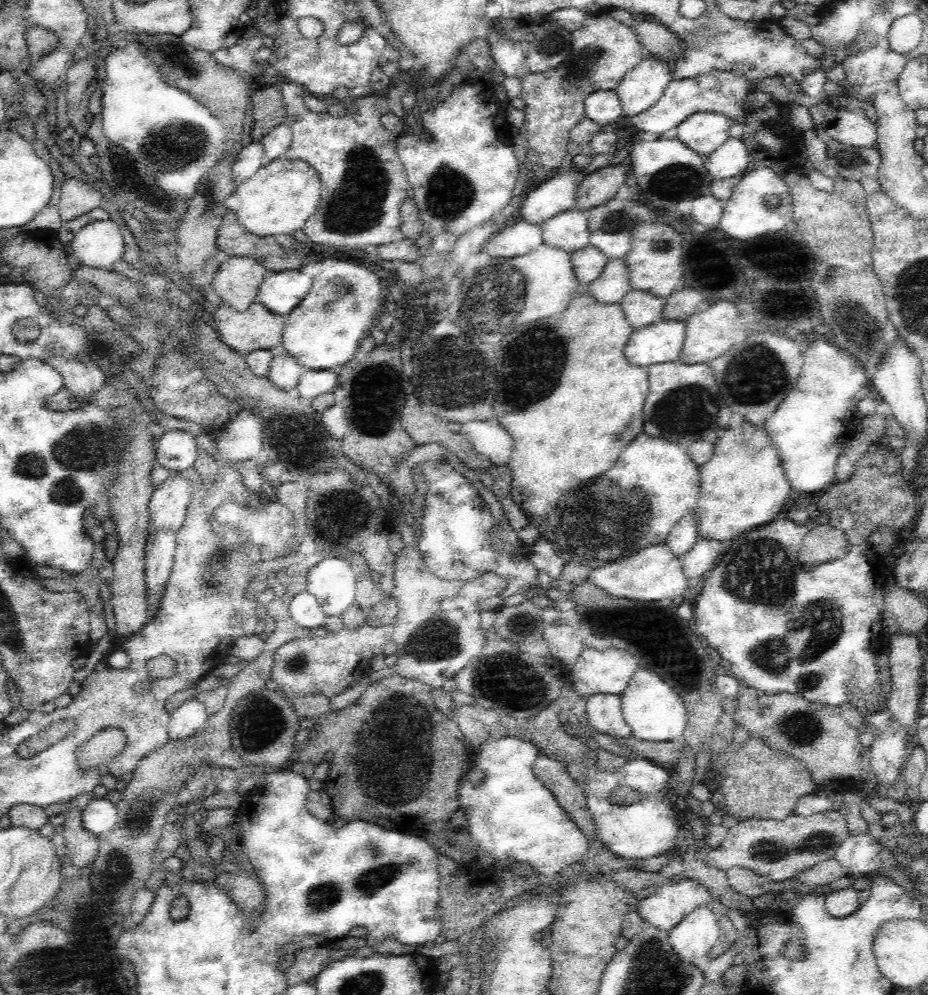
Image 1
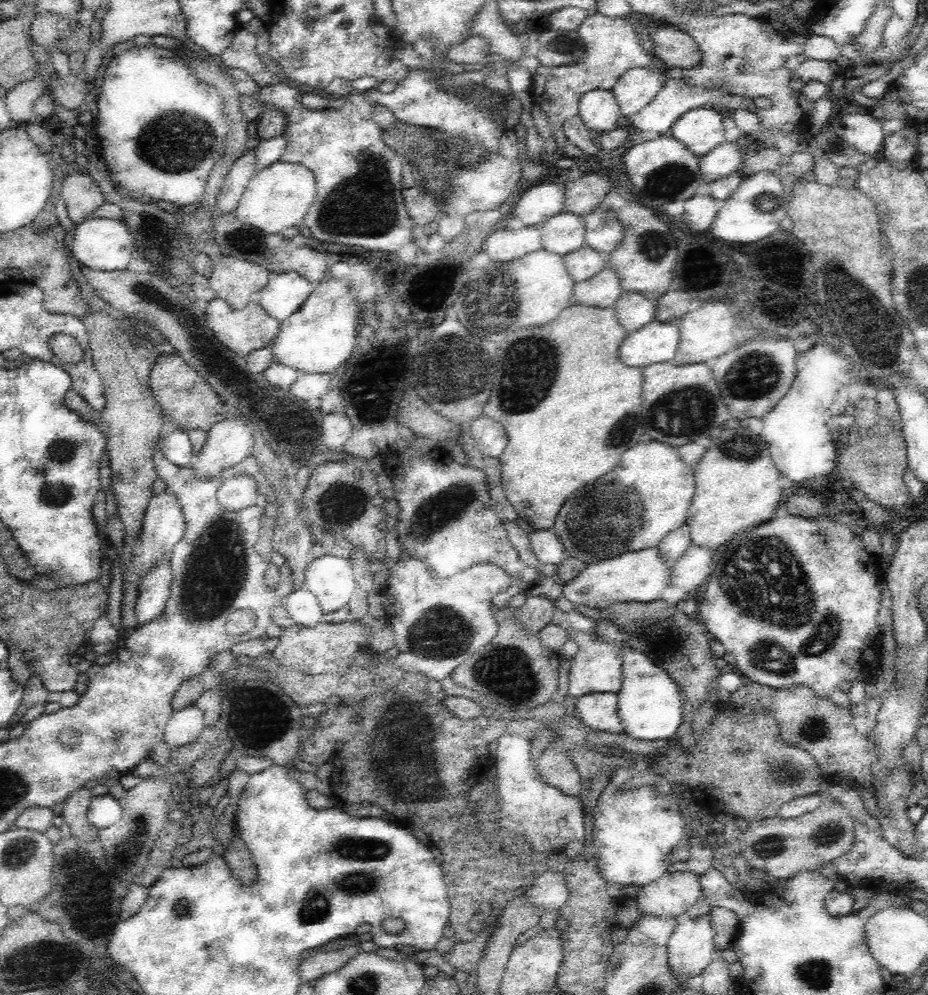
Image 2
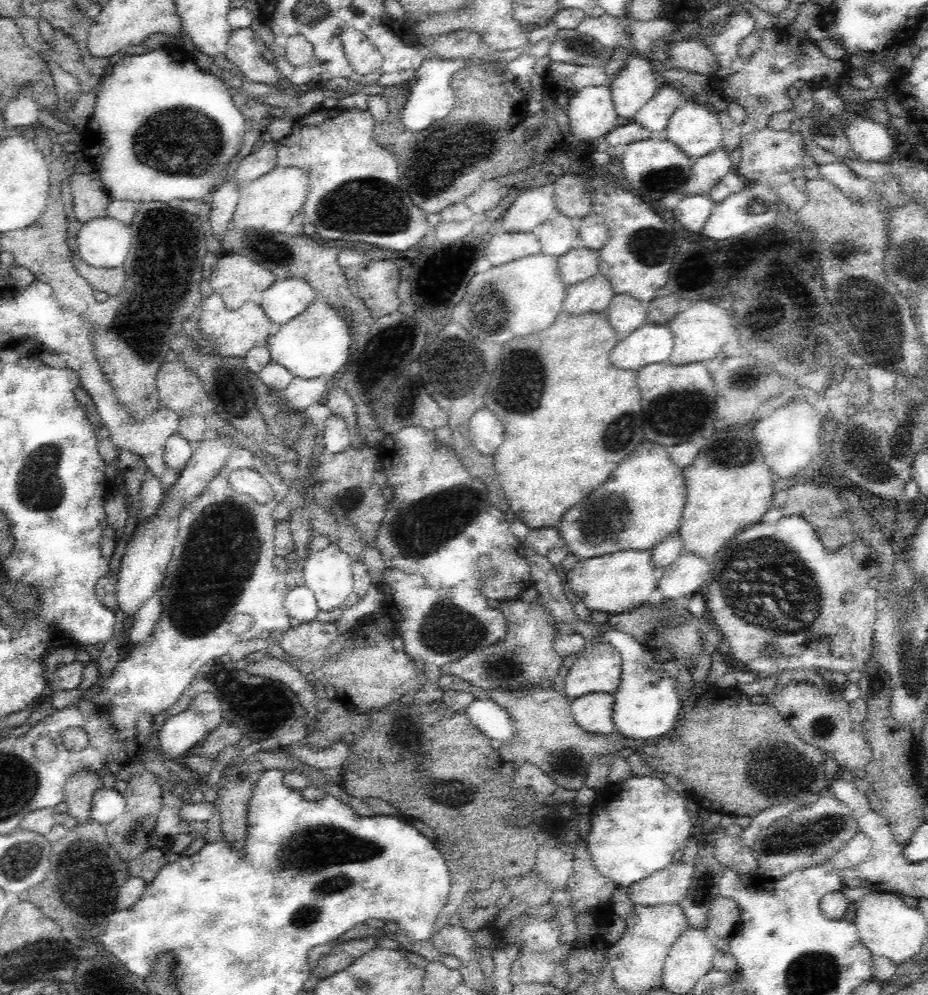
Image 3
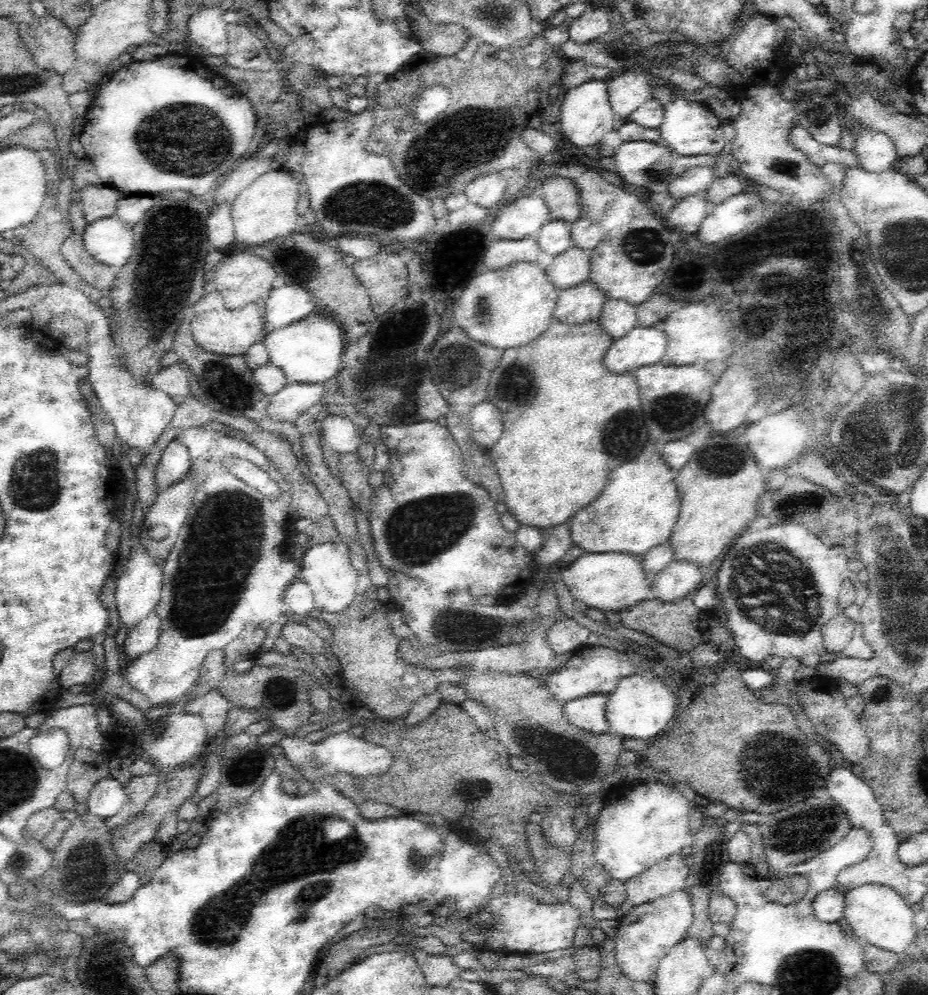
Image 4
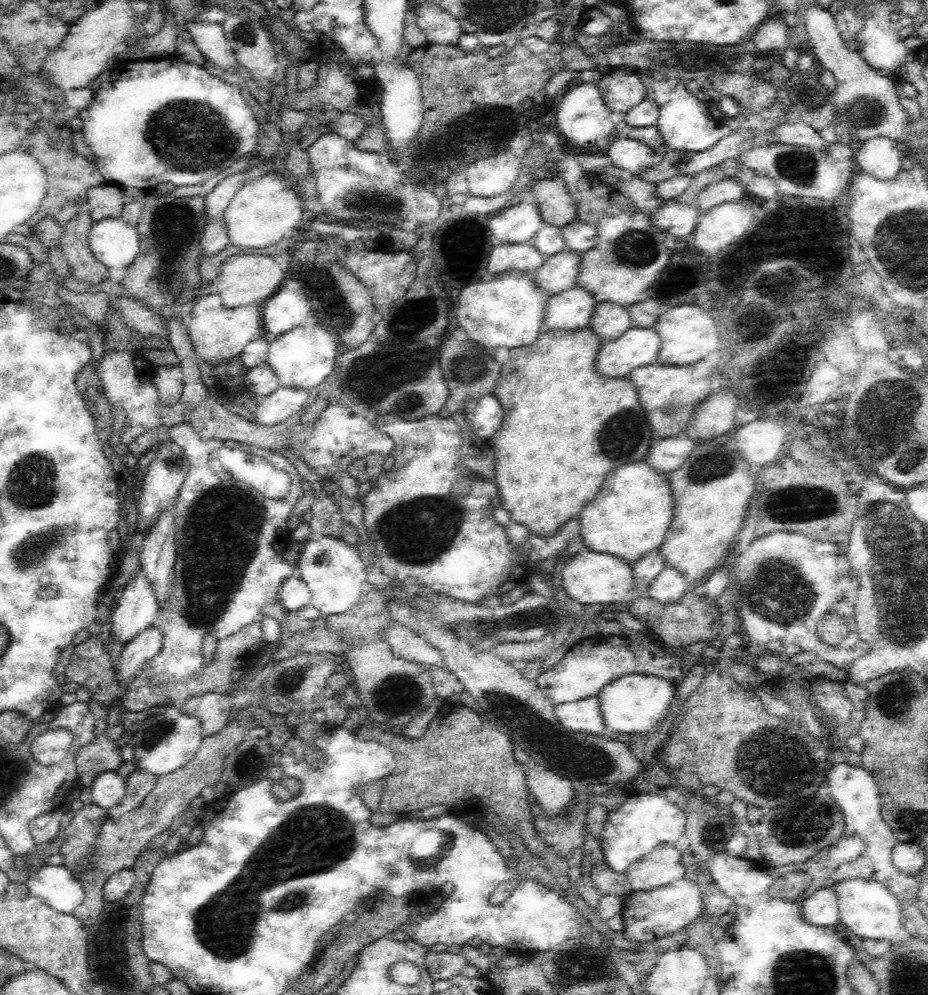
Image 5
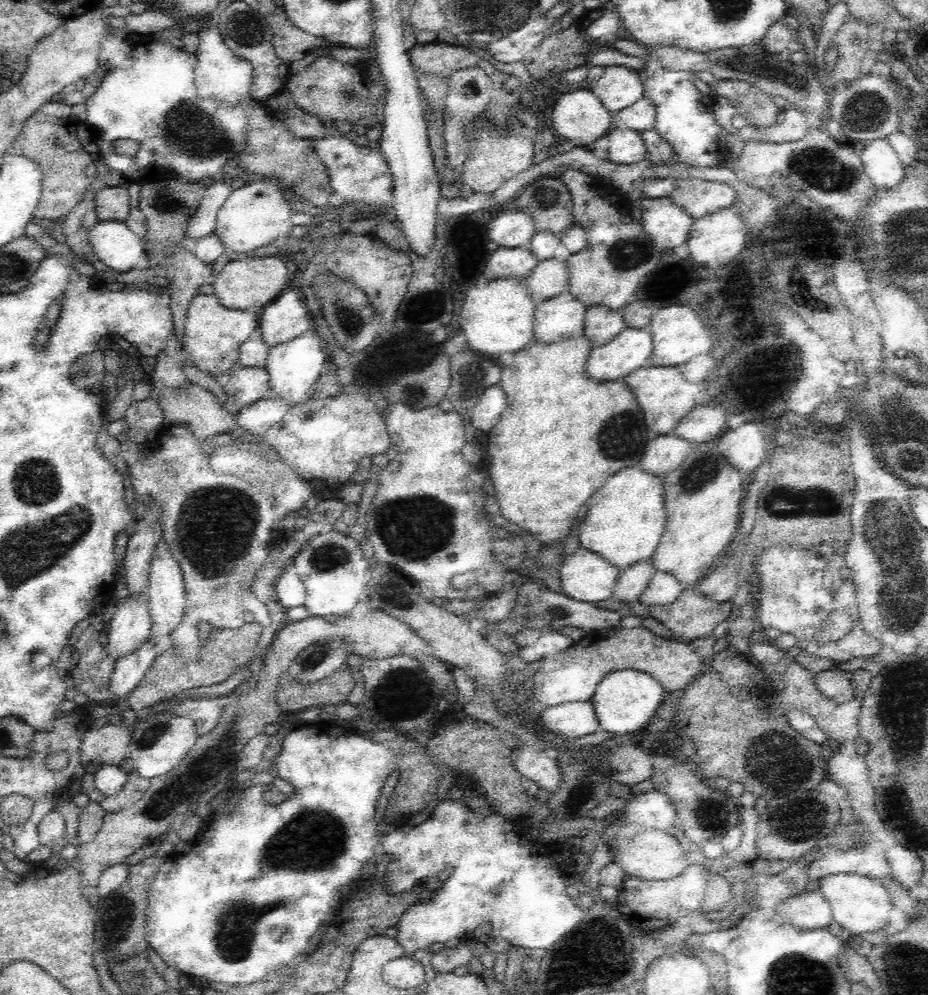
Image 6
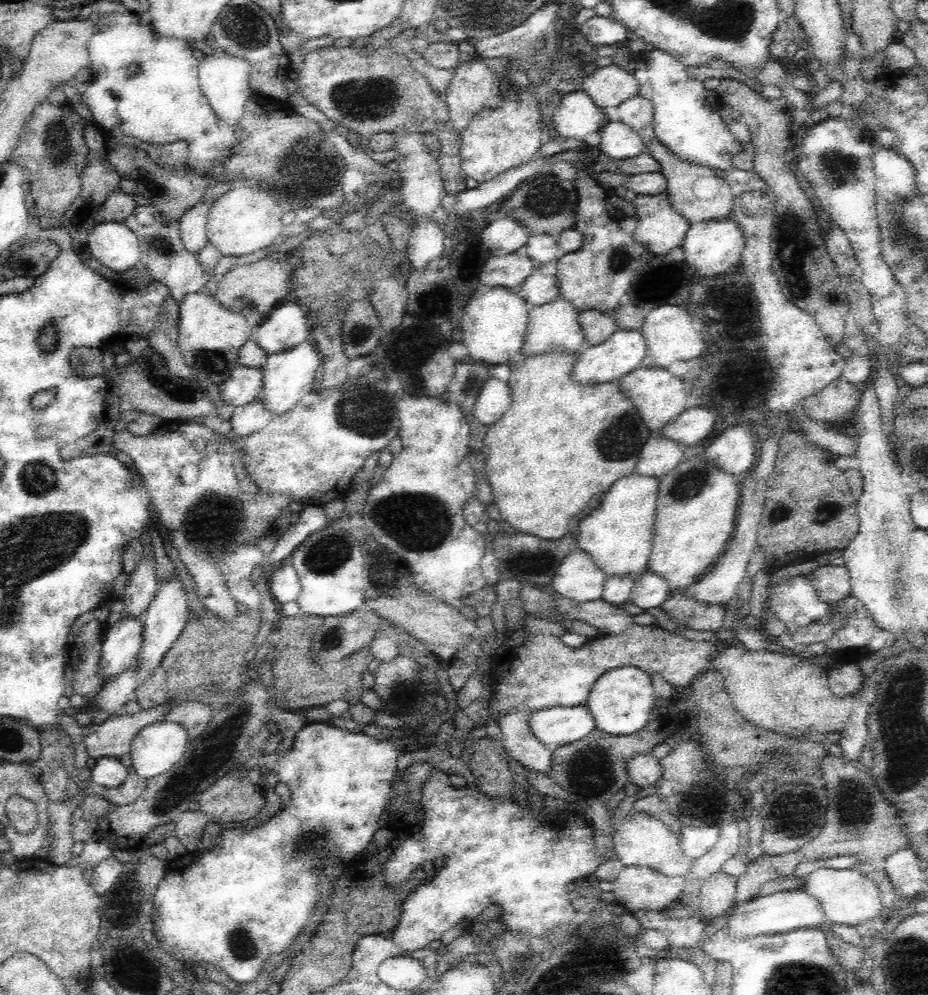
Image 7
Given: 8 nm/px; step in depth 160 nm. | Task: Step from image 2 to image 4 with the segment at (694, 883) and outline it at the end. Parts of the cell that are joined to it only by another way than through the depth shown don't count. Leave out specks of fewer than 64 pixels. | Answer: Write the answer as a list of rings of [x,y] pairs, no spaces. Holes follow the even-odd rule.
[[[670,854],[638,872],[636,876],[626,880],[626,898],[617,908],[617,917],[622,918],[634,906],[670,894],[674,890],[682,890],[688,876],[688,866],[680,854]]]

